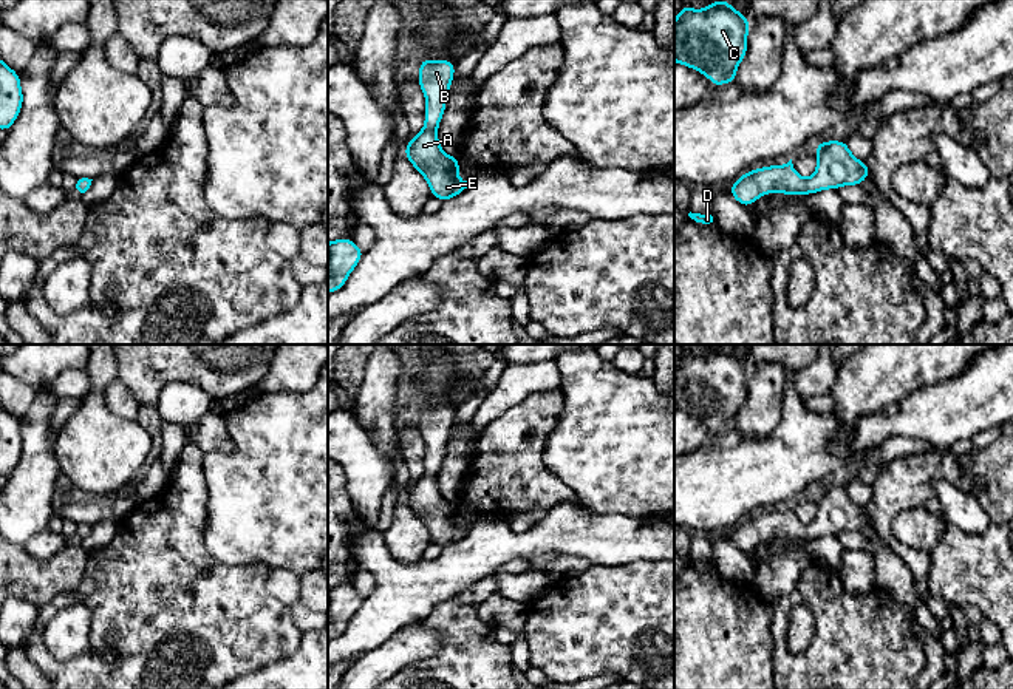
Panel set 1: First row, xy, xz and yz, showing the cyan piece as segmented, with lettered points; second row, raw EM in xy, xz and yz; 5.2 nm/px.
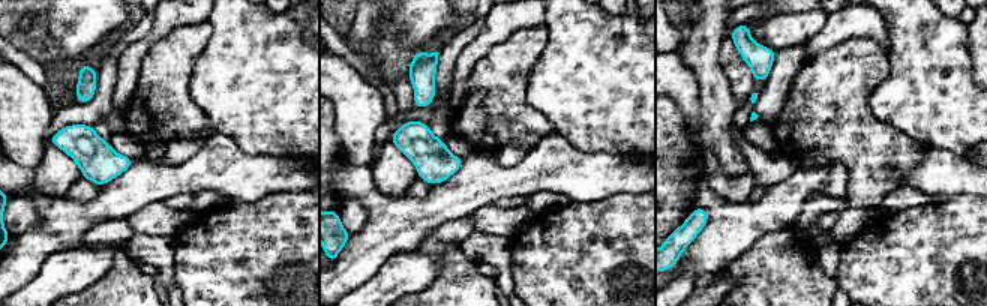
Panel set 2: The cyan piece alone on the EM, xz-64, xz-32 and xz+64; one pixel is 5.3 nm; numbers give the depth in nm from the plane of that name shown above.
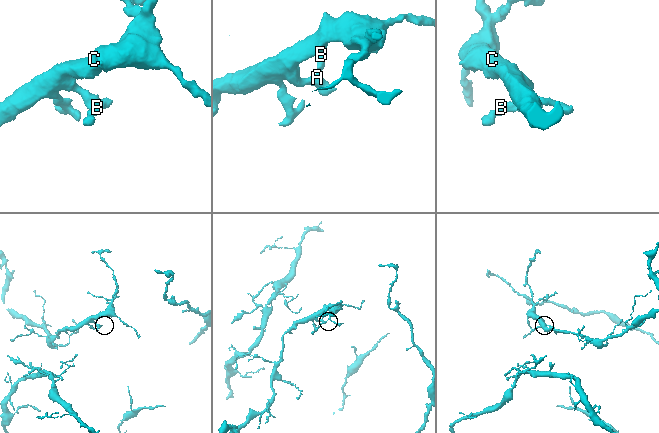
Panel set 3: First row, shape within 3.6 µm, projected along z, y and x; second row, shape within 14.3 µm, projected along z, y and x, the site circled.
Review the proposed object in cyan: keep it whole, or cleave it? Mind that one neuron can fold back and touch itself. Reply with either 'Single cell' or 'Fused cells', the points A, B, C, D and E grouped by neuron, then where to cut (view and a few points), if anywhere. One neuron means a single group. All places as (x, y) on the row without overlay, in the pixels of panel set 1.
Single cell. Groups: A B C D E. No split

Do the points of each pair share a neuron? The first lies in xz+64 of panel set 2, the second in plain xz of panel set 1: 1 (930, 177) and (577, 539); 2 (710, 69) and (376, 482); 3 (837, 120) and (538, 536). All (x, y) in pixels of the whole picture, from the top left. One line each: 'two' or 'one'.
1: one
2: two
3: two

